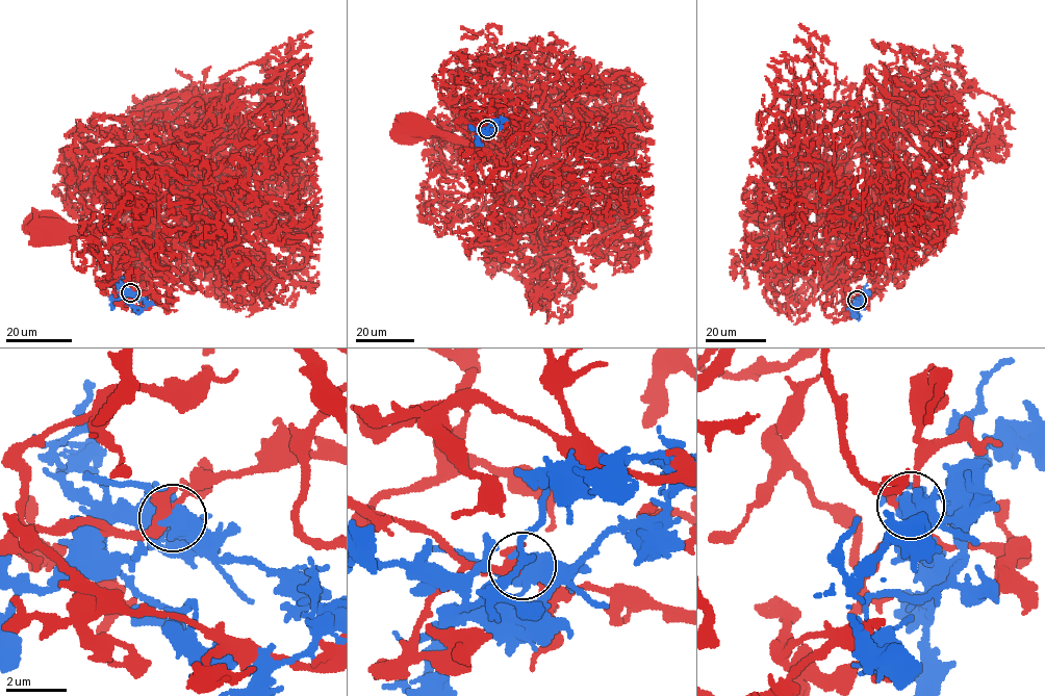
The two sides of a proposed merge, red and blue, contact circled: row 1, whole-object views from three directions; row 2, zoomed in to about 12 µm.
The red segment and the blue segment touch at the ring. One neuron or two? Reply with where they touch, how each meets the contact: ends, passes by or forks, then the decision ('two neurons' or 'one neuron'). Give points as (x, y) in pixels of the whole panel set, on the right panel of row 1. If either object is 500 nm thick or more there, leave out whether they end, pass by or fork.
at (857, 300); red forks there; blue forks there; two neurons

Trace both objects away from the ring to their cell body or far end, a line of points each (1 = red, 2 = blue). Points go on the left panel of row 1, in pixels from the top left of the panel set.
1: (131, 292), (109, 294), (95, 266), (120, 252), (148, 246), (147, 217), (192, 155), (112, 217), (52, 230)
2: (130, 292), (125, 292), (123, 298), (135, 306)

